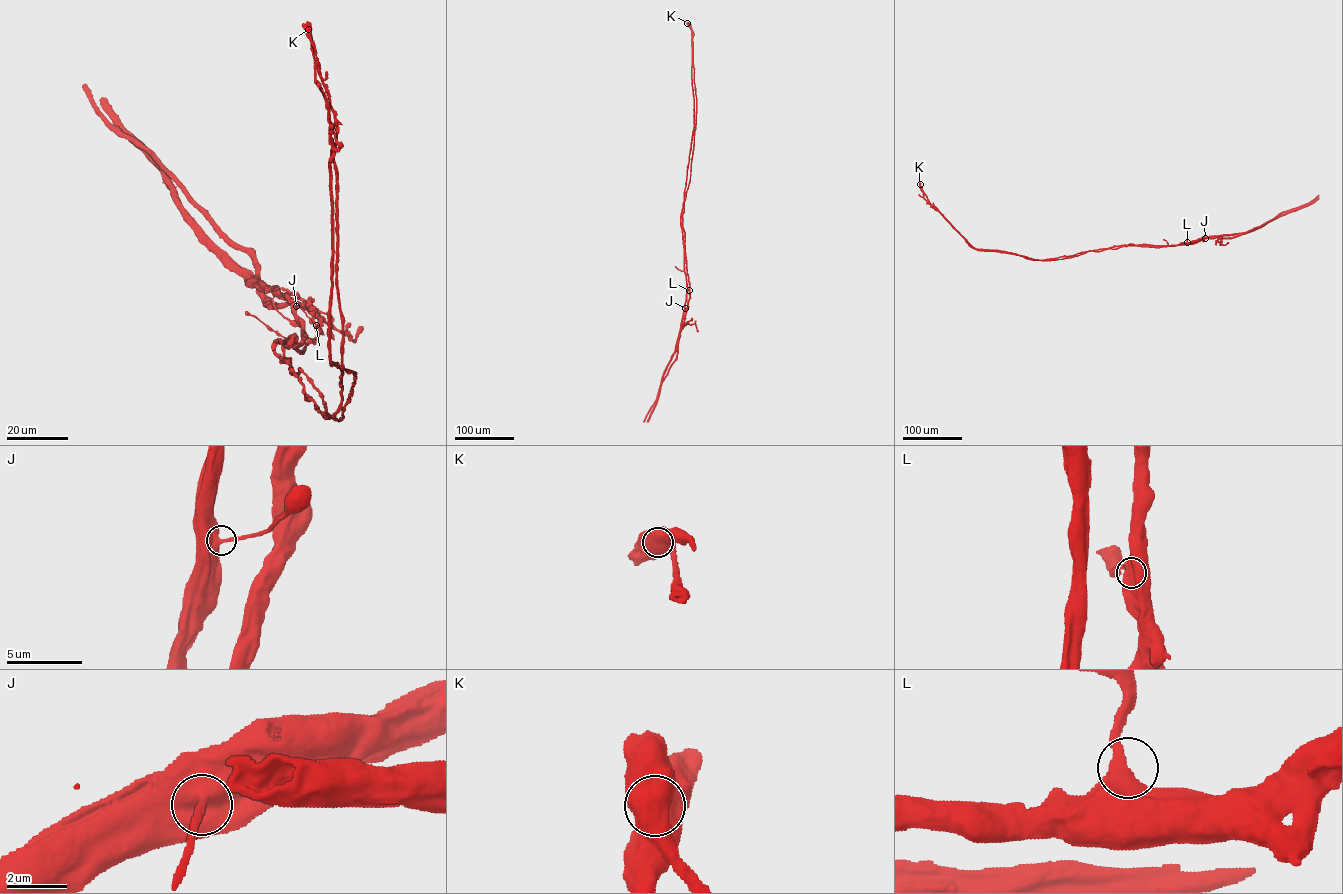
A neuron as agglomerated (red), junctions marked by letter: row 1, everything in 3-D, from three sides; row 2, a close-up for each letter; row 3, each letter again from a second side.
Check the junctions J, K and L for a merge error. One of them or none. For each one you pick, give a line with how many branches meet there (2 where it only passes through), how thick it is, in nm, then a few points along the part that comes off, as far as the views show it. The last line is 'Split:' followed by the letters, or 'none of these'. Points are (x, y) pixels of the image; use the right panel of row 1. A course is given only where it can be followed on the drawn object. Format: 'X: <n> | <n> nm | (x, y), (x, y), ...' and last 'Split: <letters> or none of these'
K: 1 | 1200 nm | (920, 184), (931, 206), (974, 248), (1045, 260), (1129, 244), (1161, 247), (1204, 237), (1237, 236), (1319, 195)
Split: K

